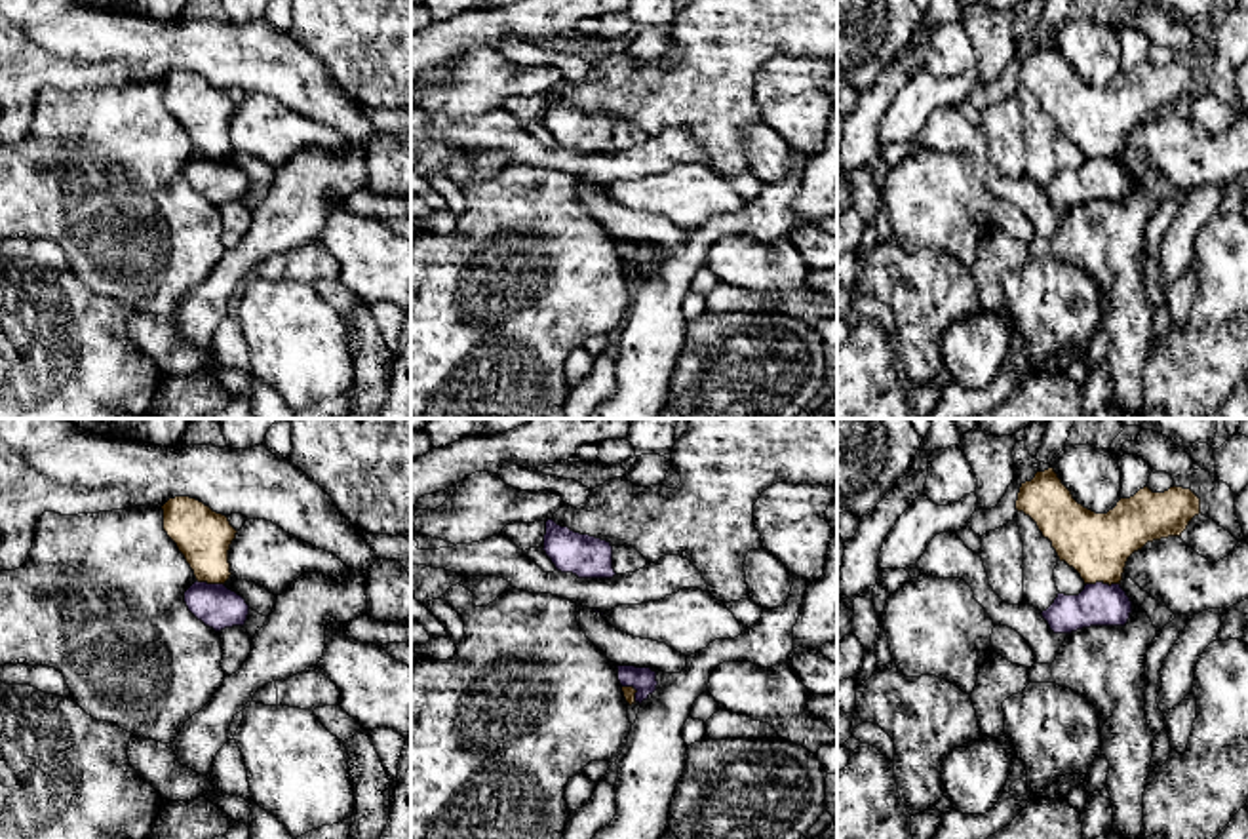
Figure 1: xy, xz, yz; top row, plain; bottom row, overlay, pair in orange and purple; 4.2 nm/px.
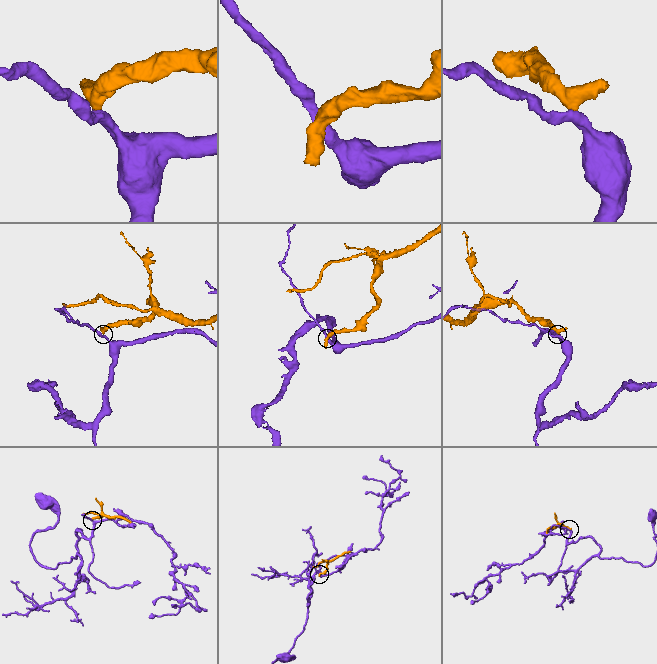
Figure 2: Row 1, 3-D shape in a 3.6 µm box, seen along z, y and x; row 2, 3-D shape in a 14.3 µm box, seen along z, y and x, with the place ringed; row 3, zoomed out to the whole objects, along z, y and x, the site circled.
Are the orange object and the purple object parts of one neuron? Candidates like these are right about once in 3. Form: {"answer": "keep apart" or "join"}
{"answer": "keep apart"}

